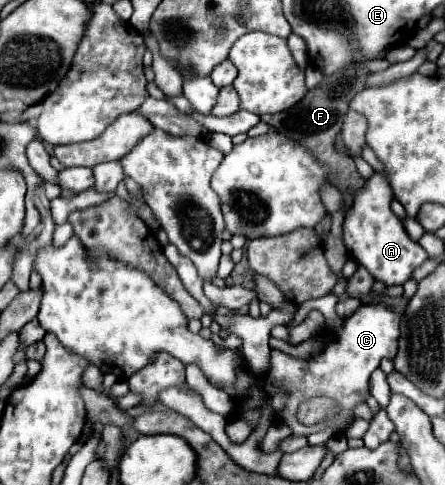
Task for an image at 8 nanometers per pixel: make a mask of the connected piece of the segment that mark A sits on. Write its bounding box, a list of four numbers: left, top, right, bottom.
[342,174,428,286]

